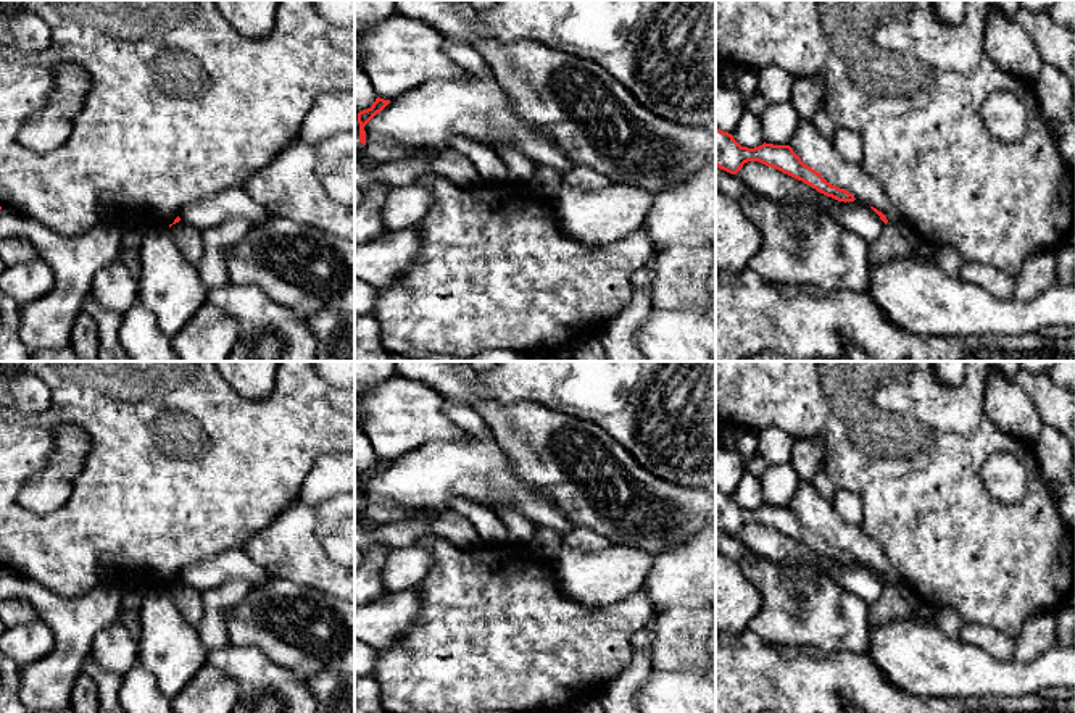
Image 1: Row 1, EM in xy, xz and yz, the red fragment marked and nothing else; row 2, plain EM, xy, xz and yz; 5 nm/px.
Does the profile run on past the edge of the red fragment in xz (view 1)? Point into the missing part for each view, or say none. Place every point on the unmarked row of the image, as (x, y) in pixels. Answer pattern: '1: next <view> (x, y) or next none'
1: next none

